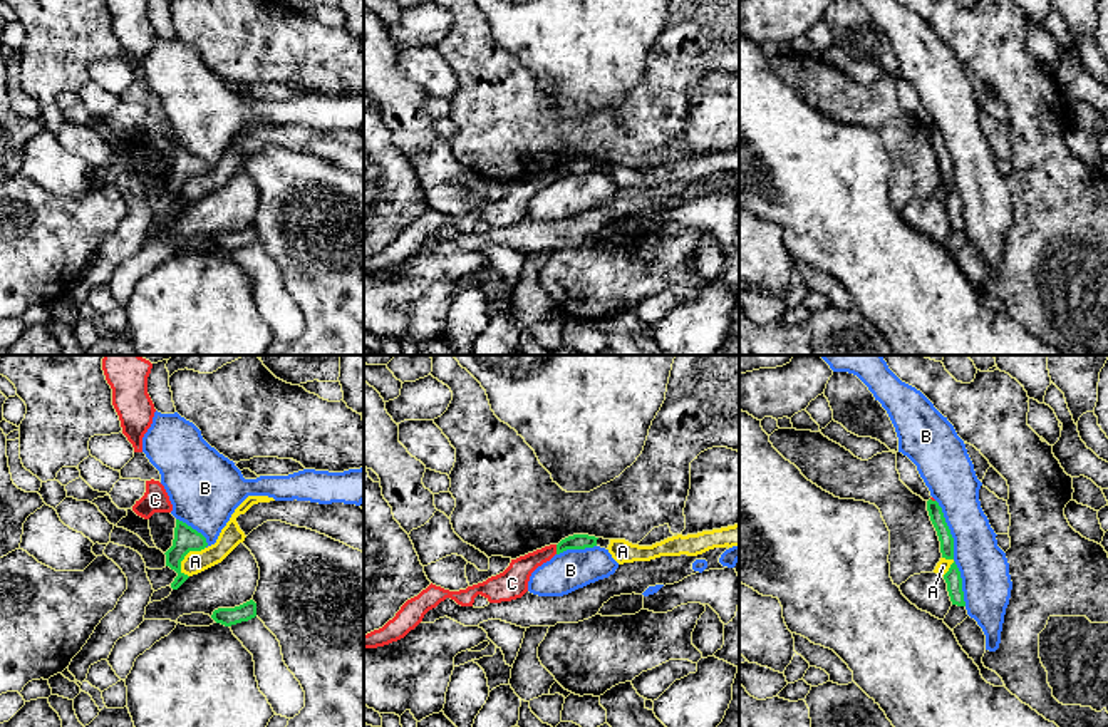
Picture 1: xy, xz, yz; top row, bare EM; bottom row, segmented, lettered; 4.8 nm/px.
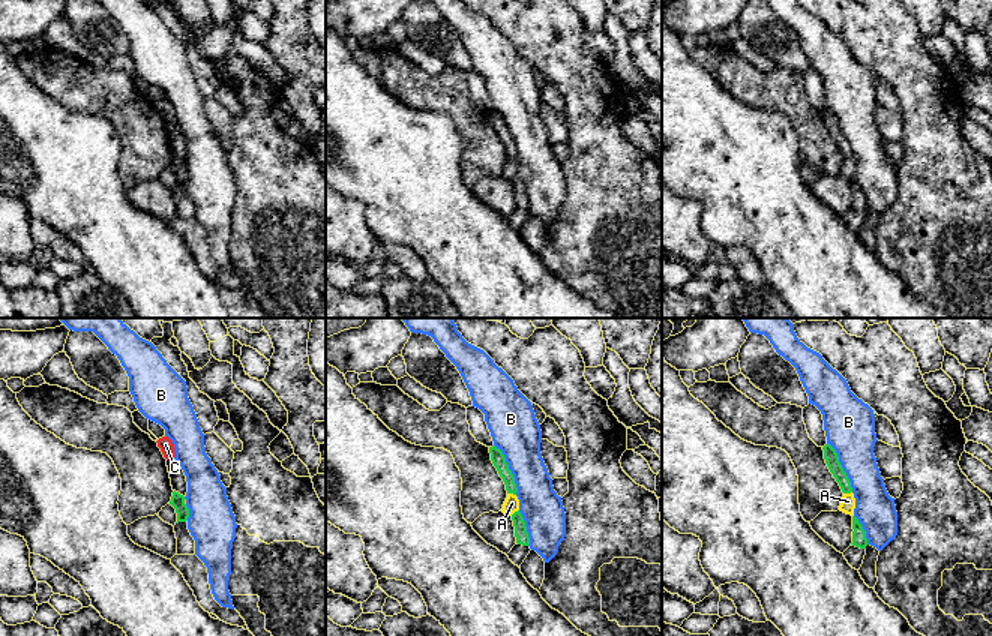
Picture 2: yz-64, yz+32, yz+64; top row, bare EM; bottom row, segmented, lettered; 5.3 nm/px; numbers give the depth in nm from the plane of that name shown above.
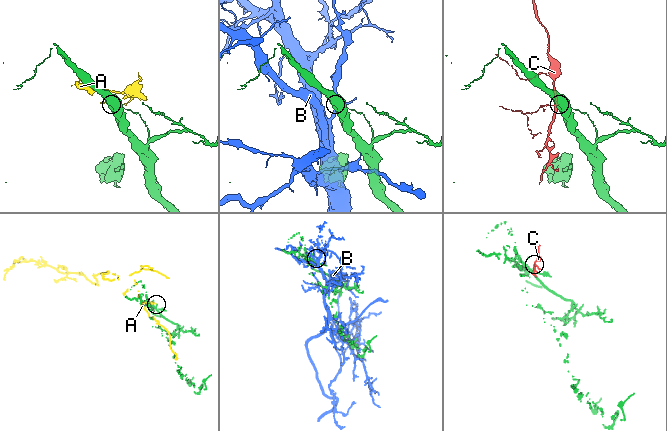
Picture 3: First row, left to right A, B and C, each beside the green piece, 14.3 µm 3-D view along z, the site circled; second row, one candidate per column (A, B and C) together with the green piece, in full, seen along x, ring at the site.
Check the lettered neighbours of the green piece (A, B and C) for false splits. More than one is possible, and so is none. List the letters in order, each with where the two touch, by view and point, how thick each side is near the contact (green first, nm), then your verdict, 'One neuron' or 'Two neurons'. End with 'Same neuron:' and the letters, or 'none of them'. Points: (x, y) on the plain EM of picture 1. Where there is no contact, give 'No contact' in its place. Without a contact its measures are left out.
A: Touches green at xy (186, 178). Thickness 120 nm (green) against 110 nm. Two neurons
B: Touches green at yz (952, 178). Thickness 70 nm (green) against 240 nm. Two neurons
C: Touches green at xz (557, 175). Thickness 80 nm (green) against 130 nm. Two neurons
Same neuron: none of them

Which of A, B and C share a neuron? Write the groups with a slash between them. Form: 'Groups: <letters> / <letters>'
Groups: A / B / C

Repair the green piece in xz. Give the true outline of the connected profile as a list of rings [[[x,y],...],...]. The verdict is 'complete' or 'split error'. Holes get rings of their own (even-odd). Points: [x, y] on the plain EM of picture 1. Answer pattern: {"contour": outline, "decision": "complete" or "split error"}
{"contour": [[[573,159],[568,161],[565,164],[562,164],[557,169],[557,179],[567,176],[567,174],[585,174],[585,173],[593,173],[597,171],[597,164],[595,161],[588,161],[588,159]]], "decision": "complete"}

